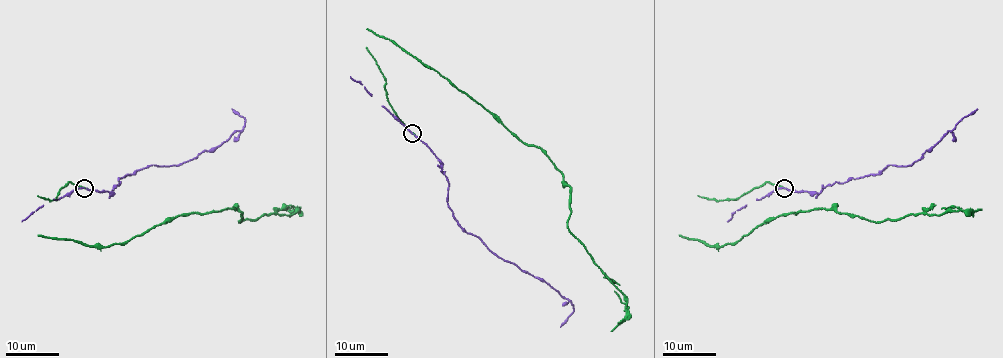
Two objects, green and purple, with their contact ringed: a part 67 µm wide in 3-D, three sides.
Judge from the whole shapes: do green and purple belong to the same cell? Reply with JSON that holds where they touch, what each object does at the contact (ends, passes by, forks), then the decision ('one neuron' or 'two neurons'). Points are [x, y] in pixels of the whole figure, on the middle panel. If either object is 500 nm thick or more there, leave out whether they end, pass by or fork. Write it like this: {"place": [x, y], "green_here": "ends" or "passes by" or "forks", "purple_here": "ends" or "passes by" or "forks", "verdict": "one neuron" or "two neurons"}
{"place": [412, 133], "green_here": "ends", "purple_here": "passes by", "verdict": "two neurons"}

